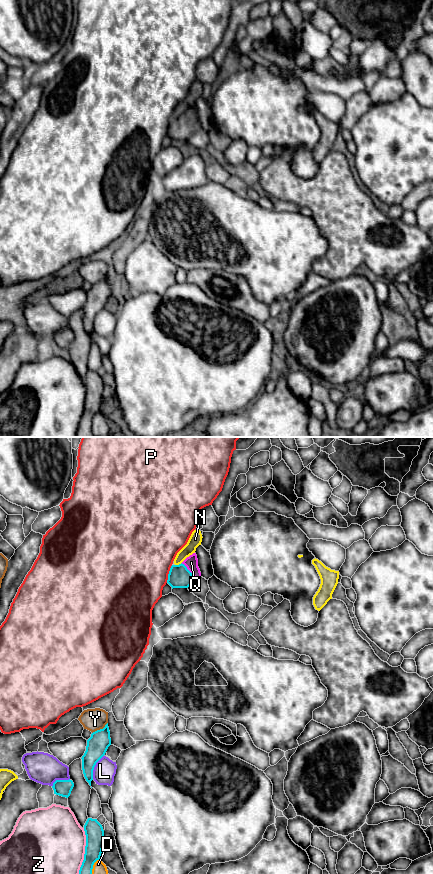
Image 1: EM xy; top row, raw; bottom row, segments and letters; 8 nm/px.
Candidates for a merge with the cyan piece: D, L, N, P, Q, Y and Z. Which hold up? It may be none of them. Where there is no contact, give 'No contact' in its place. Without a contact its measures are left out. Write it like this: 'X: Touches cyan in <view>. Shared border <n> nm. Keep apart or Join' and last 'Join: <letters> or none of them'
D: Touches cyan in xy. Shared border 220 nm. Keep apart
L: Touches cyan in xy. Shared border 220 nm. Keep apart
N: Touches cyan in xy. Shared border 60 nm. Keep apart
P: Touches cyan in xy. Shared border 150 nm. Keep apart
Q: Touches cyan in xy. Shared border 170 nm. Join
Y: Touches cyan in xy. Shared border 160 nm. Keep apart
Z: Touches cyan in xy. Shared border 460 nm. Keep apart
Join: Q

